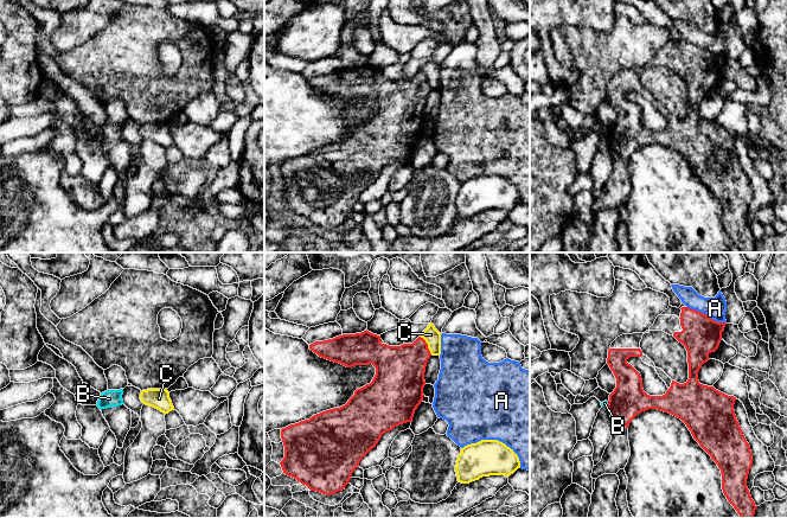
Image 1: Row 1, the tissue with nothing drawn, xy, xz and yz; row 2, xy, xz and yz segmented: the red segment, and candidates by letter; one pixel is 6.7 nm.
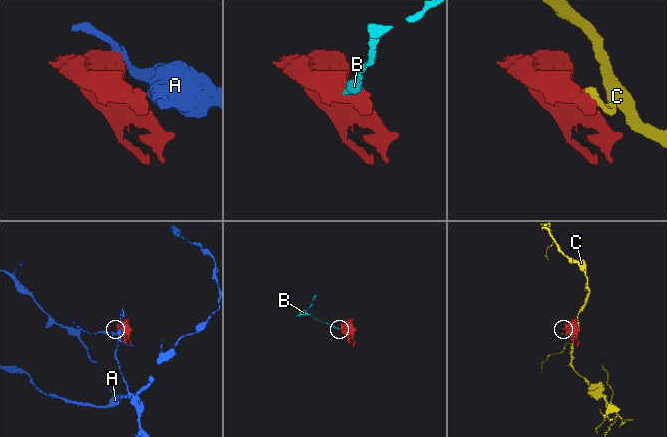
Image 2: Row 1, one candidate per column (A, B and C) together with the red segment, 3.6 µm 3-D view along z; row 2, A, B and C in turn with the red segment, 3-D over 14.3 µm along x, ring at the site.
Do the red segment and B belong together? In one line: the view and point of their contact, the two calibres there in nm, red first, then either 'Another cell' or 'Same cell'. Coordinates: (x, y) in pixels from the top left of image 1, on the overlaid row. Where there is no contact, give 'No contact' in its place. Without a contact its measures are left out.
Touches red at yz (608, 404). Thickness 240 nm (red) against 40 nm. Another cell

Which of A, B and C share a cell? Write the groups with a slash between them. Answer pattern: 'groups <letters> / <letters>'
groups A / B / C

